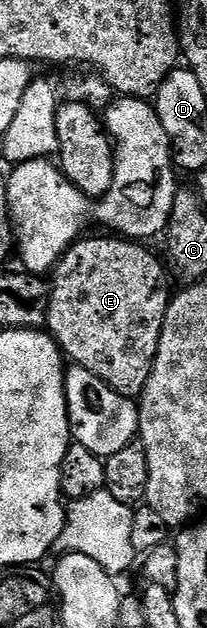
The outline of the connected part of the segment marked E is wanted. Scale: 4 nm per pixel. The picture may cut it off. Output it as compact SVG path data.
M117 235L105 236L109 237L86 236L74 241L52 270L47 329L72 364L93 372L123 396L137 399L151 375L159 351L159 339L171 300L171 277L166 262L162 258L160 261L151 250L144 249L141 246L144 244Z

